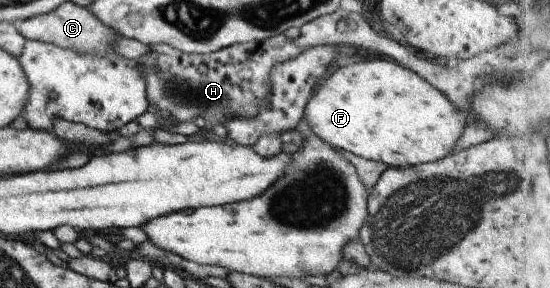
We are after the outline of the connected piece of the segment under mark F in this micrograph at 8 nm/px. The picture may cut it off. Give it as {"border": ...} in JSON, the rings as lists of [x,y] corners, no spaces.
{"border":[[[380,56],[361,58],[340,64],[334,72],[317,84],[303,107],[309,130],[331,147],[341,148],[359,158],[383,162],[390,168],[425,164],[449,152],[462,133],[464,122],[455,114],[449,100],[416,72]]]}

